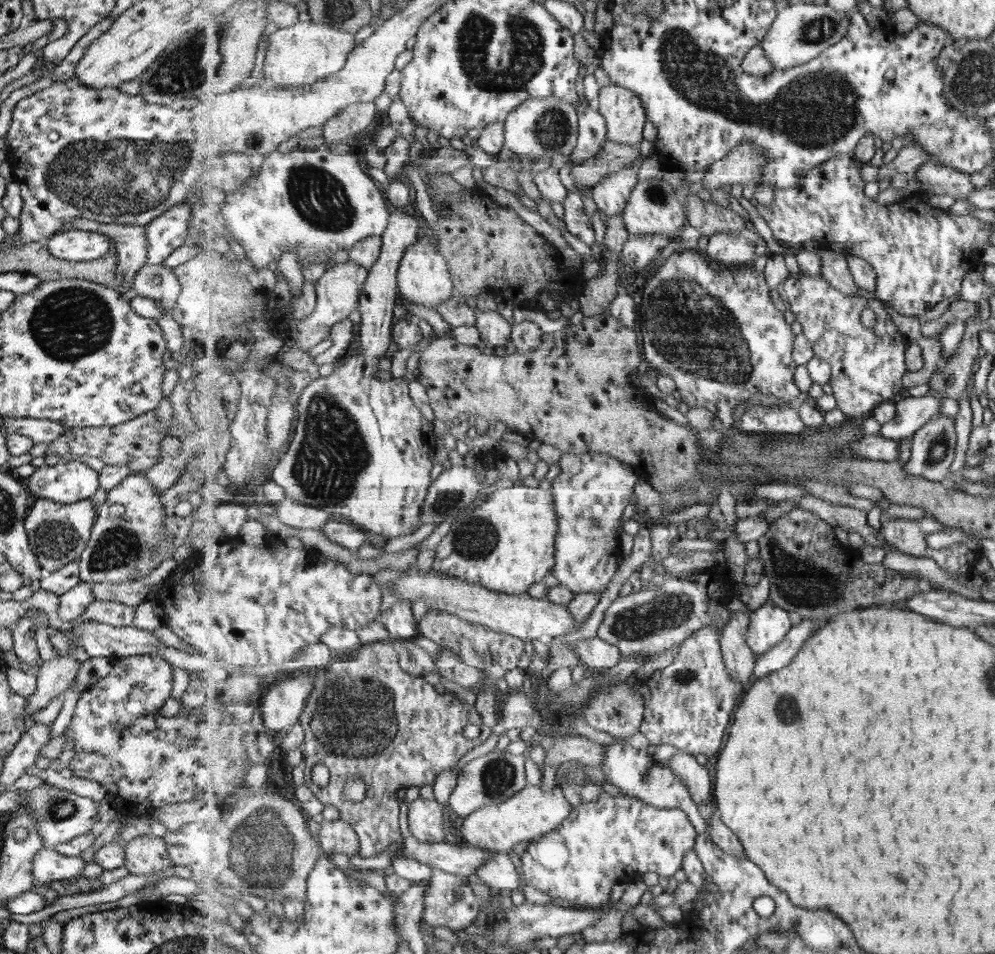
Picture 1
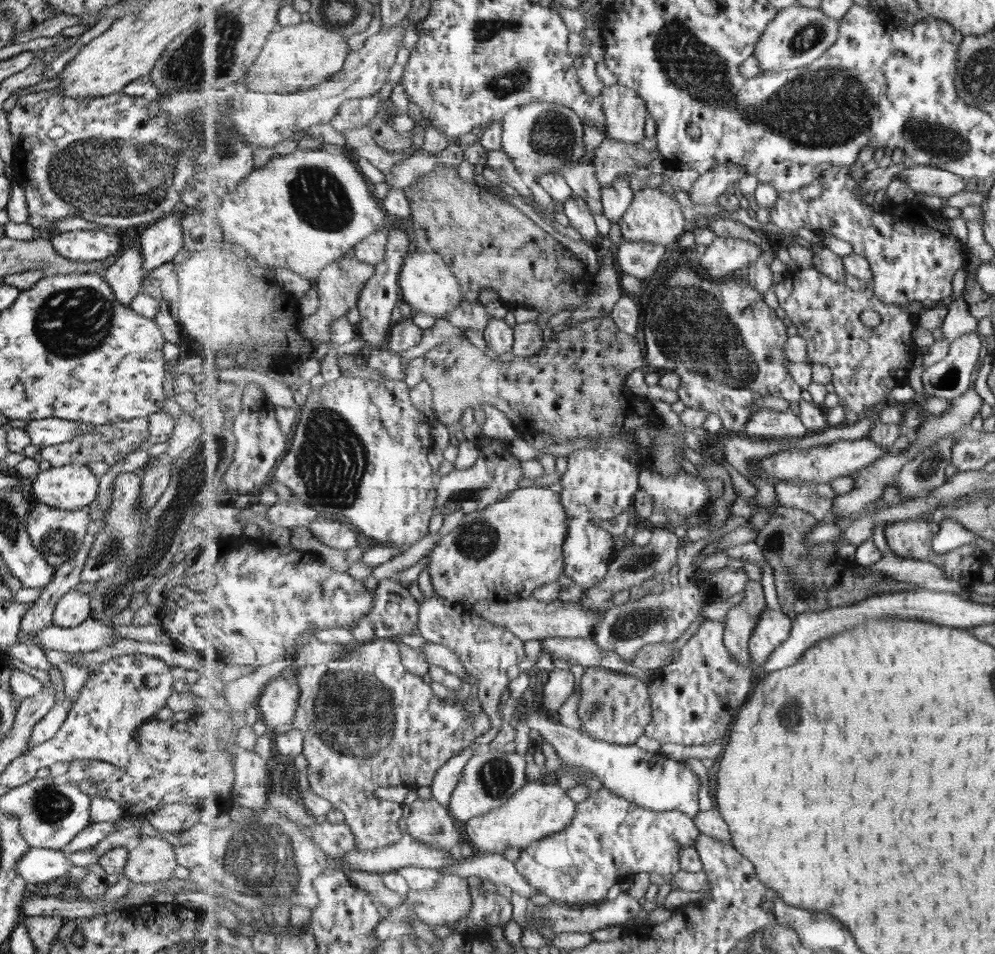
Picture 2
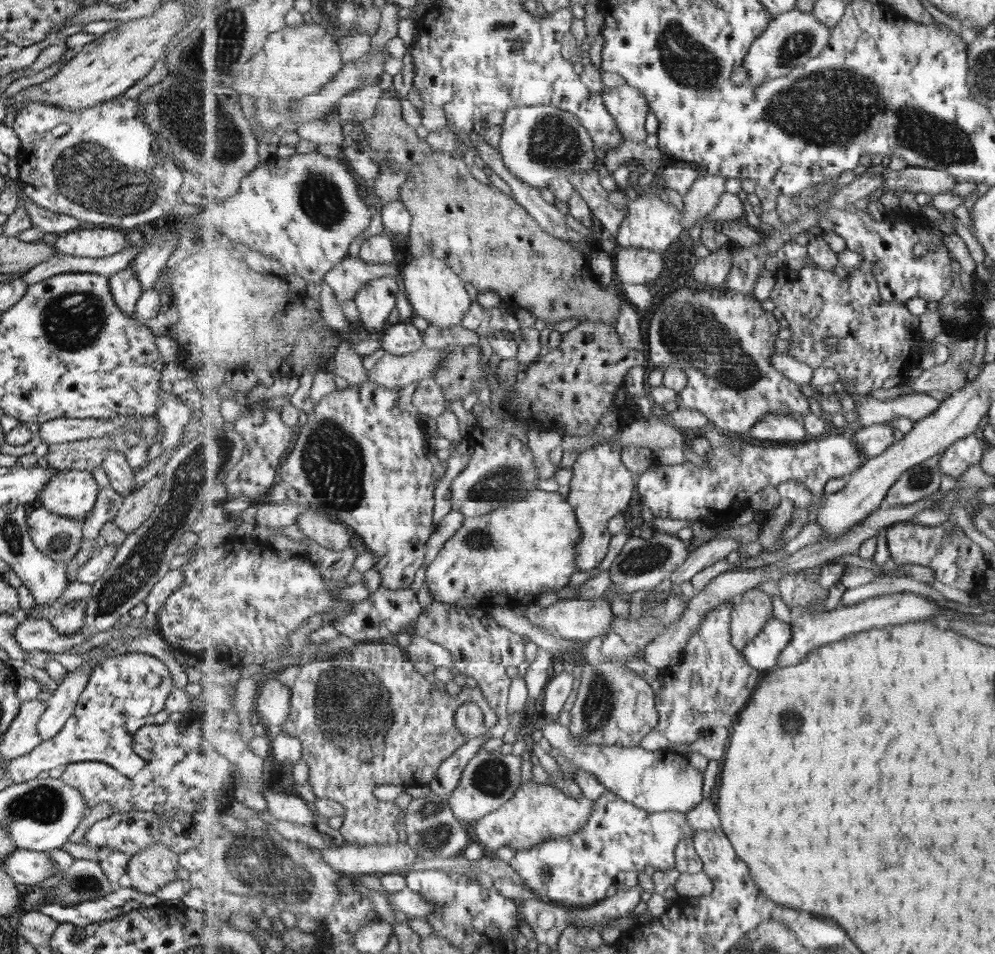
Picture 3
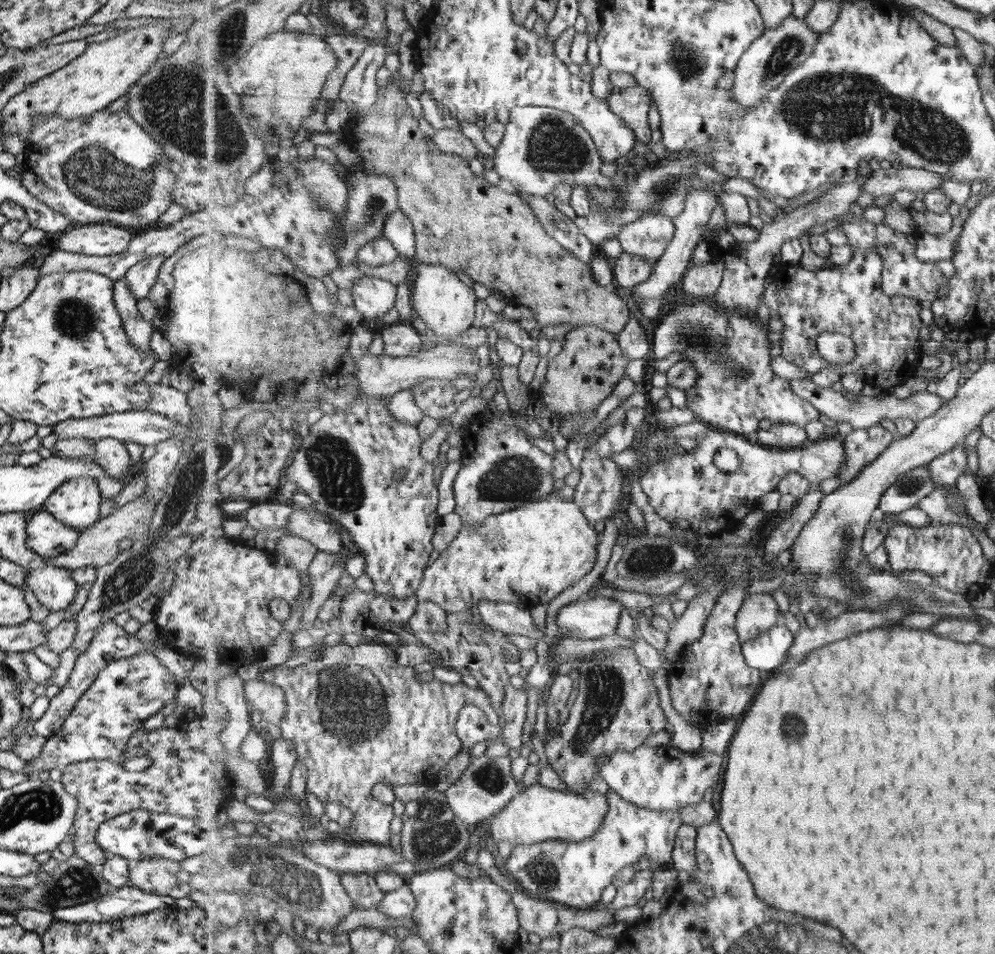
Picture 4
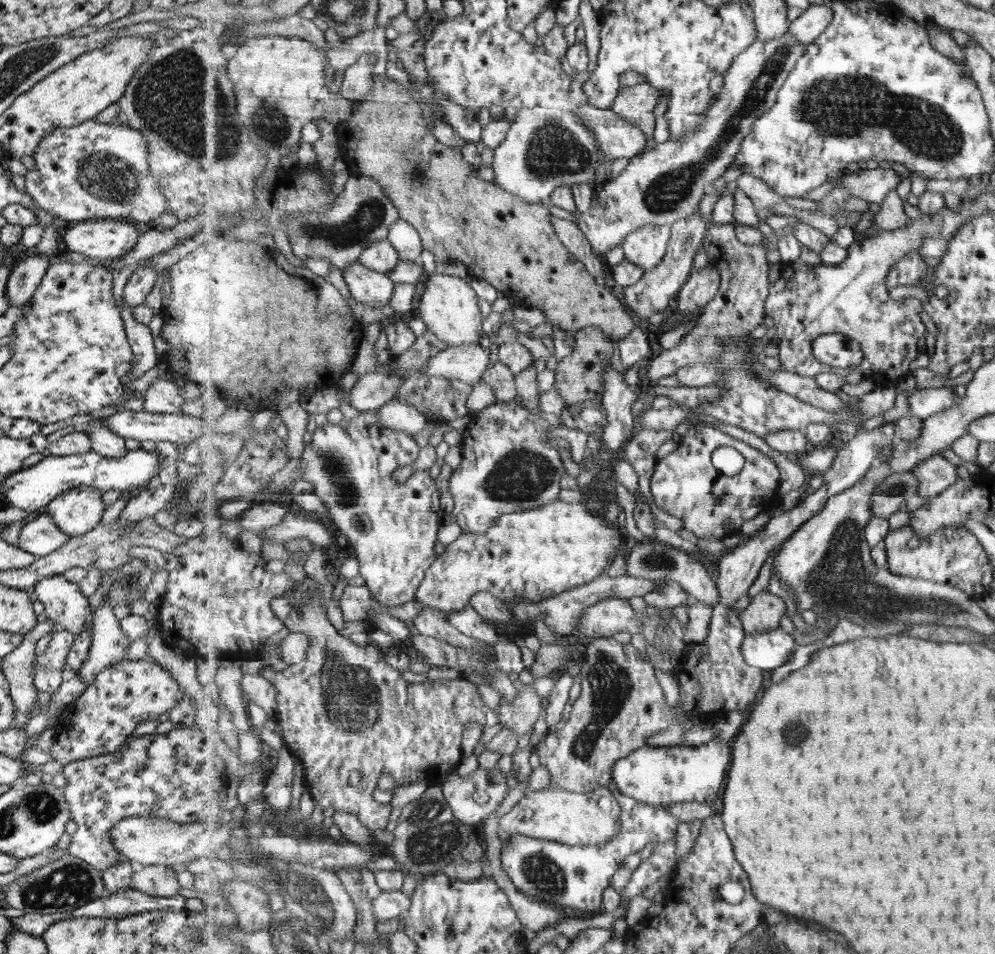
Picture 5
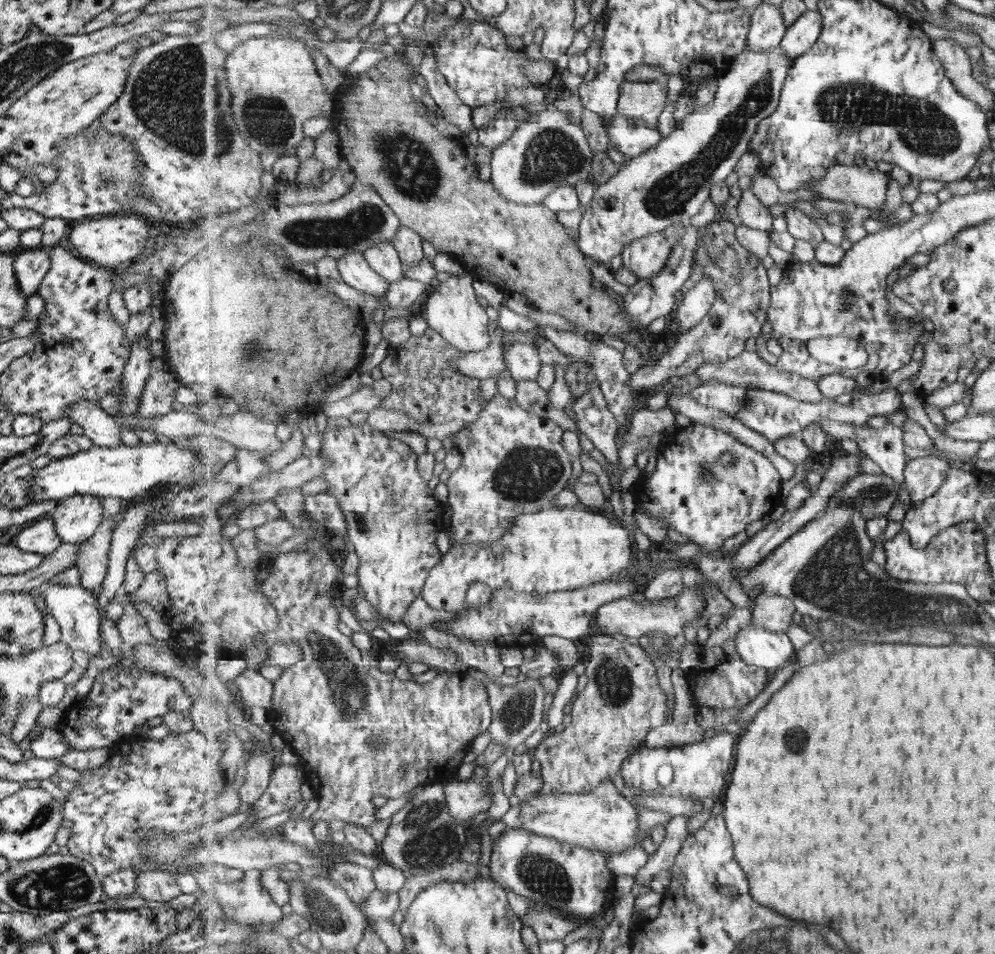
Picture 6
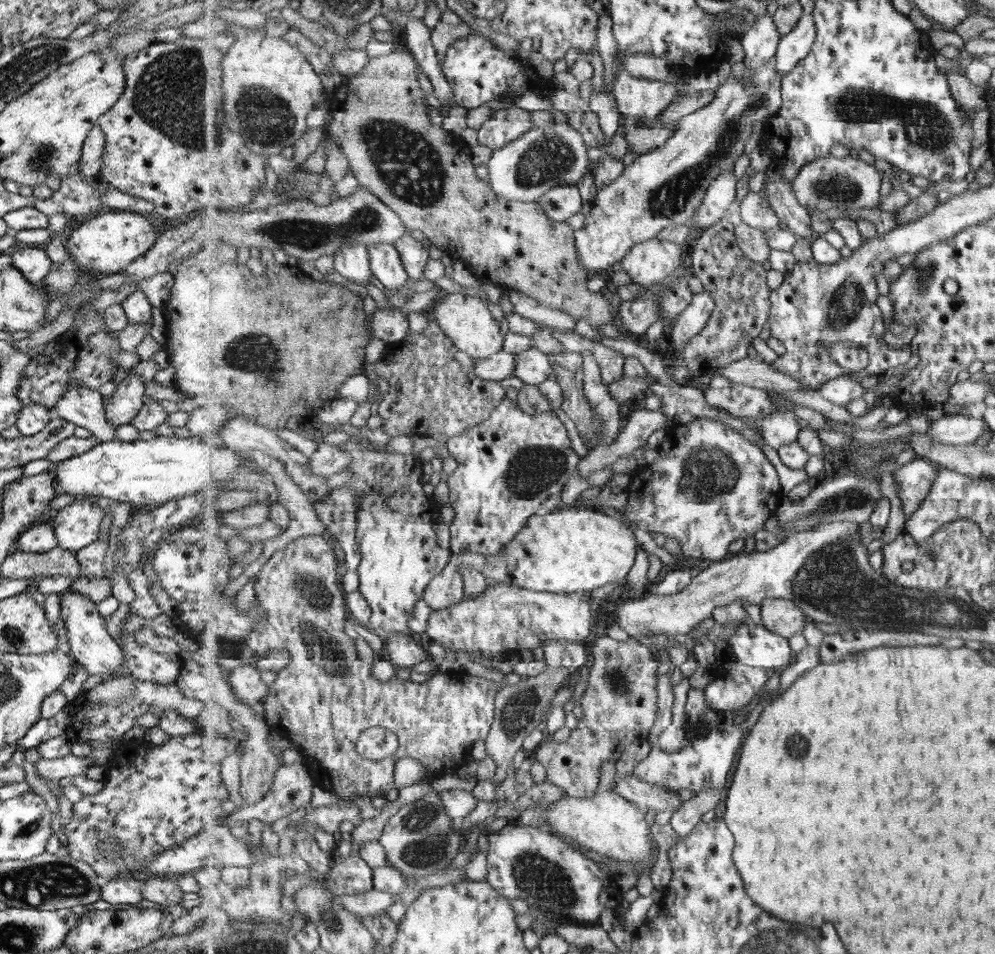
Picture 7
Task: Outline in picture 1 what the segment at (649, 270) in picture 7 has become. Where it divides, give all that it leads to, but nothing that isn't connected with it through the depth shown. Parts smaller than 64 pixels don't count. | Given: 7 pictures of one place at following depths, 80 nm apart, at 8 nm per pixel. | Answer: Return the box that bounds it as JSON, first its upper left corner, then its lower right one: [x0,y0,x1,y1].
[624,175,685,238]

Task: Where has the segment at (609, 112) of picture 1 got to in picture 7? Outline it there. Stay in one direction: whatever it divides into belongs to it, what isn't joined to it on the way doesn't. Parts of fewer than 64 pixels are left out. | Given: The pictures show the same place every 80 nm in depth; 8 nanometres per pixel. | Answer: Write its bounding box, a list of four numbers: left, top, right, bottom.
[613,70,677,126]

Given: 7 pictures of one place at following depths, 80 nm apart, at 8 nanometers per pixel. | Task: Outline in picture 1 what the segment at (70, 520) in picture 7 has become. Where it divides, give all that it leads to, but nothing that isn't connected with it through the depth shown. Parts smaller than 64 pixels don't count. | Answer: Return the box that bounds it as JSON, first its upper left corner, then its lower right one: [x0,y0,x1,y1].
[28,461,98,504]

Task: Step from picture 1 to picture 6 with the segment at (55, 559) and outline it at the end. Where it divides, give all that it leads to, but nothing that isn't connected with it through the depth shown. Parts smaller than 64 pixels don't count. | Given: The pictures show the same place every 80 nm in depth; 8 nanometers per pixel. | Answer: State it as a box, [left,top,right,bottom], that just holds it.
[14,517,60,556]

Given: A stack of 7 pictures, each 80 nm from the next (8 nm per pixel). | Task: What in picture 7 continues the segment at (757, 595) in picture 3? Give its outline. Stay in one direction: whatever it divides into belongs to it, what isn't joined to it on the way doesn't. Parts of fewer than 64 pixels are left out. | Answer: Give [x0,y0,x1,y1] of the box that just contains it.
[760,598,808,638]

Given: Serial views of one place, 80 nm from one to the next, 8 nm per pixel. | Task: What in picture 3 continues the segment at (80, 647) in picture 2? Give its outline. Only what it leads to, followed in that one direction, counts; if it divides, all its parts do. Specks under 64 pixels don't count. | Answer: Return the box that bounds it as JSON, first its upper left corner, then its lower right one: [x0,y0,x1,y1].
[11,619,86,653]

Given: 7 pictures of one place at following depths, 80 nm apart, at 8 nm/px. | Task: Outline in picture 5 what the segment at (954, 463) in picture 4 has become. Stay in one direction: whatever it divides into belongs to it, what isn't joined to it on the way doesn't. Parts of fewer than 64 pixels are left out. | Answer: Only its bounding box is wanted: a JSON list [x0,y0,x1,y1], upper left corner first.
[912,455,959,499]

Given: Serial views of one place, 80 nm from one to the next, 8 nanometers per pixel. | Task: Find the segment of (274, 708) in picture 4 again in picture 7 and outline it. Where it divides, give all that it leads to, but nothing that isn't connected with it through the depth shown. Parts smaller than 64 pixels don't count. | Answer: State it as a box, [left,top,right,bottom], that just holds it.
[227,665,269,705]

